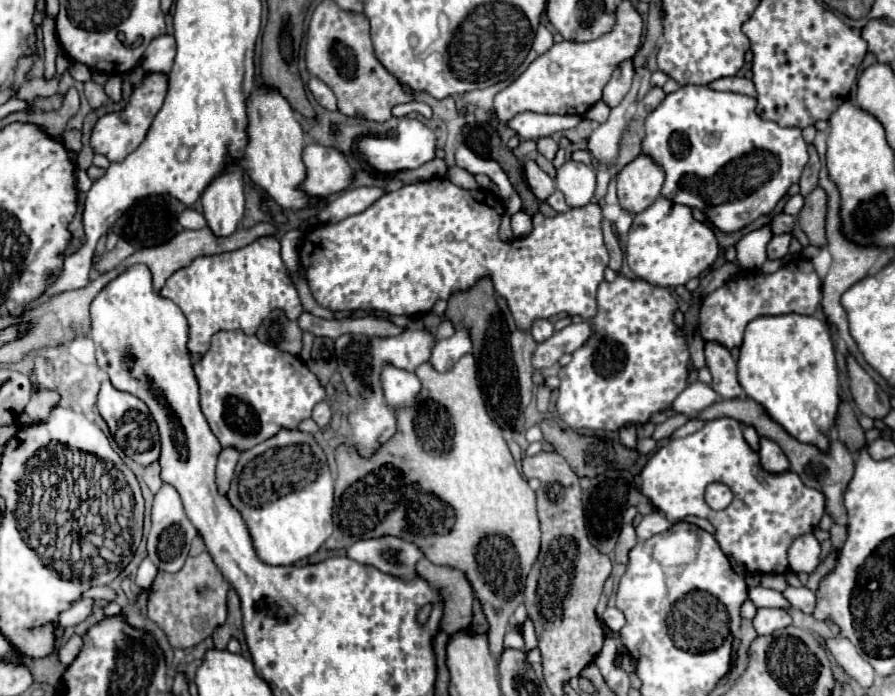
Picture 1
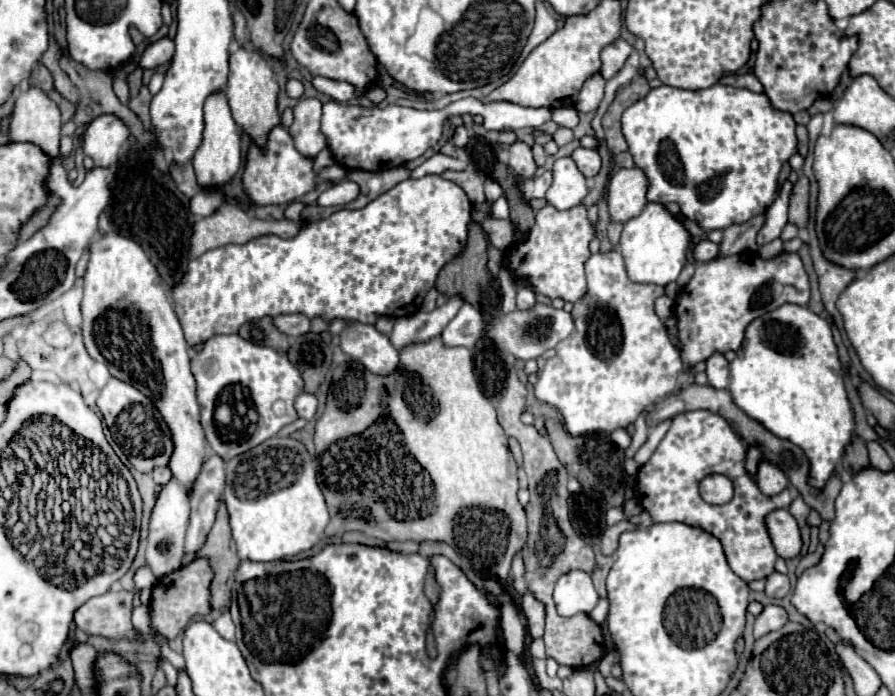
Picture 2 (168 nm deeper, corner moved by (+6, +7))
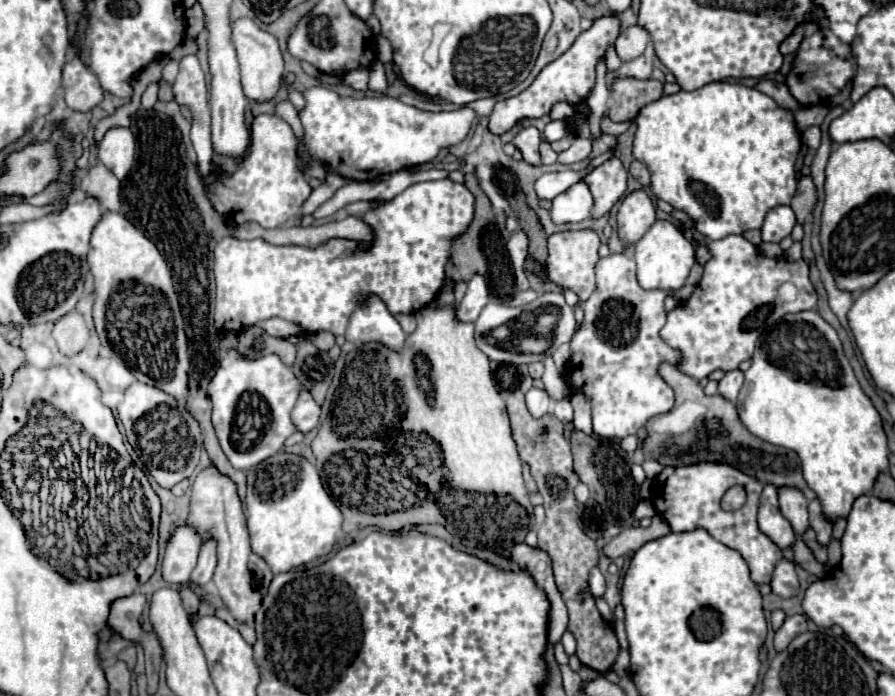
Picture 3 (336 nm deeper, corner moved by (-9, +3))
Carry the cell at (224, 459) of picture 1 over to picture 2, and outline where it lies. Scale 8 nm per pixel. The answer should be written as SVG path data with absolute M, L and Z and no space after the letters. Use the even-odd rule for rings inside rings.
M211 454L203 464L203 470L193 486L193 492L189 494L191 520L185 538L187 552L195 552L203 546L215 522L215 514L223 498L223 488L225 488L225 462L219 454Z

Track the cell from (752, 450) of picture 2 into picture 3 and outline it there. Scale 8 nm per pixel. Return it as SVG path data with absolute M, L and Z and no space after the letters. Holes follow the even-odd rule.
M764 486L764 492L760 496L758 528L780 548L788 548L796 540L790 522L782 516L778 508L778 490L774 486Z

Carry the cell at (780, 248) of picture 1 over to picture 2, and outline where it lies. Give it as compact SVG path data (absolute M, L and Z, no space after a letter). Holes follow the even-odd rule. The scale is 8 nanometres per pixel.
M787 180L781 187L777 200L769 206L767 222L765 222L765 226L757 234L757 244L759 246L779 238L783 226L787 224L787 206L789 206L789 194L791 194L792 188L793 184Z

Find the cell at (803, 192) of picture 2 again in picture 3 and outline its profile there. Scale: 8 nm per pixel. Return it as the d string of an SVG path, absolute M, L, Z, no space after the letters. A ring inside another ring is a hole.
M802 176L802 178L798 180L796 196L792 198L792 204L790 204L790 208L792 208L794 214L796 214L798 224L804 222L804 218L812 212L814 204L816 204L816 186L814 186L814 182L812 182L810 176Z

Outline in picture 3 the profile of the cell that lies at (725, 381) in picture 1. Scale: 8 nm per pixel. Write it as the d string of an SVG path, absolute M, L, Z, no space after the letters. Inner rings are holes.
M732 370L732 372L726 372L726 376L718 382L718 394L730 402L736 402L738 398L738 392L742 388L742 382L744 382L744 376L740 370Z

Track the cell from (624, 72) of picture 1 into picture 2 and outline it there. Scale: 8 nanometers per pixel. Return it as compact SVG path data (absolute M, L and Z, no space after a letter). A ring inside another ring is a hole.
M619 38L617 42L605 46L605 50L601 52L601 62L603 62L601 76L603 76L605 80L611 80L611 78L623 68L623 64L625 64L625 60L629 58L631 50L633 50L633 48L631 48L623 38Z

